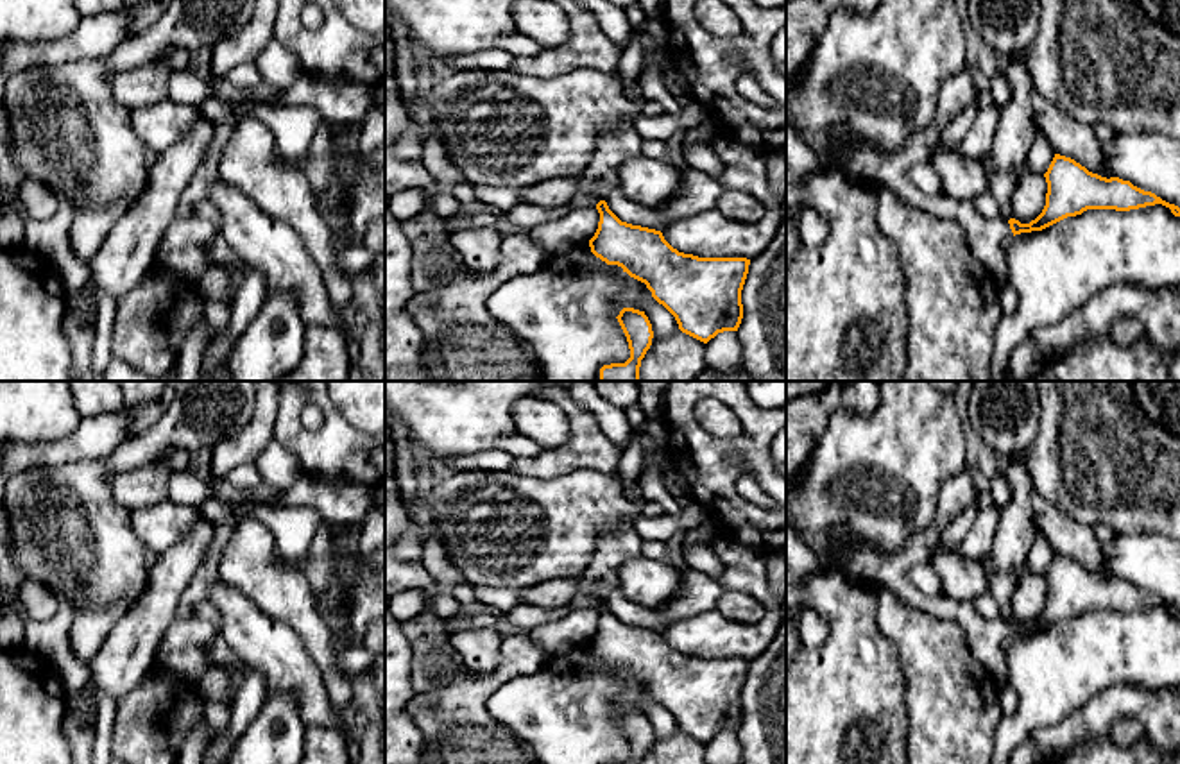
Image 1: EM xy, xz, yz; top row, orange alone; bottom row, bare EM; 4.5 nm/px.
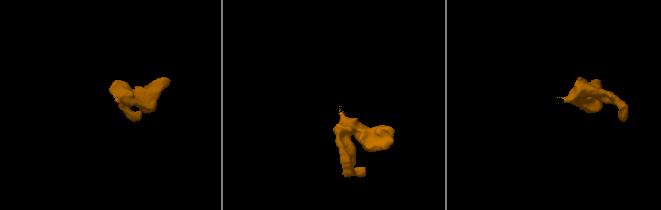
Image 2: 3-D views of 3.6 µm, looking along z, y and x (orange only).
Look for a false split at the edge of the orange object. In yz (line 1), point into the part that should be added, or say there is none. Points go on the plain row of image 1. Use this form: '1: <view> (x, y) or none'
1: yz (862, 564)

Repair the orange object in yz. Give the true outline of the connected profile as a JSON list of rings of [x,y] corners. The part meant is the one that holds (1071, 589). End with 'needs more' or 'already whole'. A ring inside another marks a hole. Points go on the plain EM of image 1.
[[[967,471],[947,478],[938,490],[938,508],[933,522],[913,533],[902,548],[886,555],[870,542],[856,539],[845,524],[833,528],[833,544],[838,556],[838,571],[858,589],[883,585],[901,601],[945,621],[956,621],[967,633],[972,655],[988,669],[999,687],[1006,685],[1006,644],[1021,633],[1042,632],[1067,617],[1087,610],[1130,612],[1162,605],[1180,617],[1180,608],[1151,592],[1133,587],[1119,578],[1101,578],[1089,573],[1071,558],[1055,555],[1047,573],[1046,607],[1030,624],[1015,619],[1008,623],[985,619],[972,603],[953,598],[929,598],[910,580],[913,565],[928,562],[931,551],[949,524],[967,508],[976,496],[976,485]]]; needs more

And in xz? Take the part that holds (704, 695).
[[[620,522],[598,537],[593,562],[577,578],[577,594],[600,599],[600,623],[589,641],[591,653],[645,683],[652,698],[675,717],[682,734],[707,744],[718,734],[738,732],[750,660],[679,653],[661,632],[621,623],[609,610],[603,594],[618,589],[621,564],[637,553],[634,526]]]; needs more

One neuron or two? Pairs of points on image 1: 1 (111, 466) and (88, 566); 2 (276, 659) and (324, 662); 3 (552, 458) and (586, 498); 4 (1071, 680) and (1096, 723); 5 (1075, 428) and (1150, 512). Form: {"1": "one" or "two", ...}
{"1": "one", "2": "two", "3": "two", "4": "two", "5": "one"}

